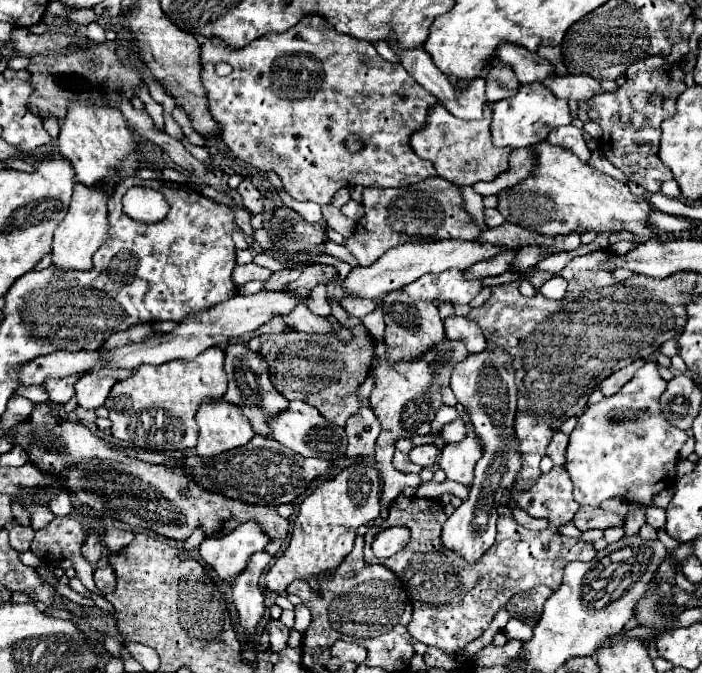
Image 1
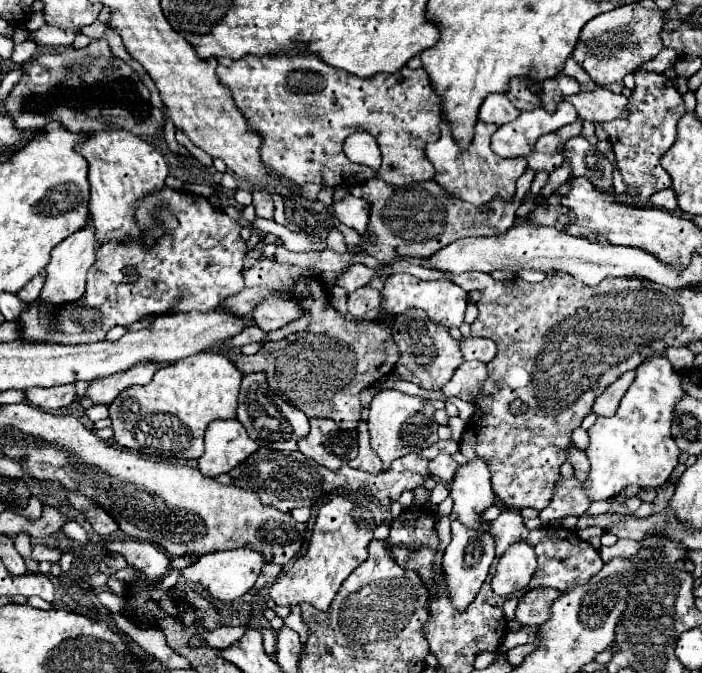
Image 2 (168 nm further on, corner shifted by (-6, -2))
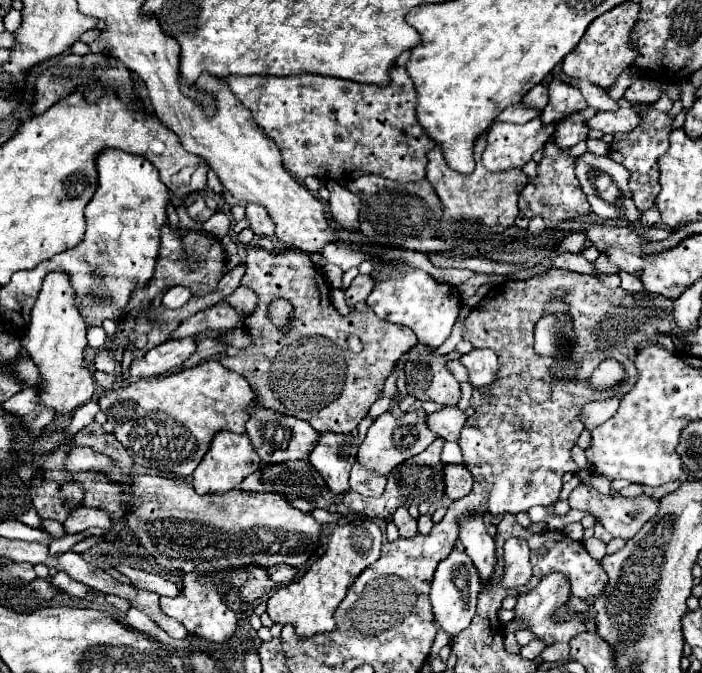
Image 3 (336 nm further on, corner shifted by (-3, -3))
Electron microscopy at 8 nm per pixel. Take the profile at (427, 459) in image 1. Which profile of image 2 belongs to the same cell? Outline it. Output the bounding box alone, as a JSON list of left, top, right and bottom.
[430,455,458,483]

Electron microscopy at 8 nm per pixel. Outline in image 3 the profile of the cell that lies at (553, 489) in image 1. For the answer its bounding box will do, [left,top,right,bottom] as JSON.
[569,484,657,538]

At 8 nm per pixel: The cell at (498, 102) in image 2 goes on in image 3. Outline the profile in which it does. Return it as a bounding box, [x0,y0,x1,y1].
[495,104,539,124]

